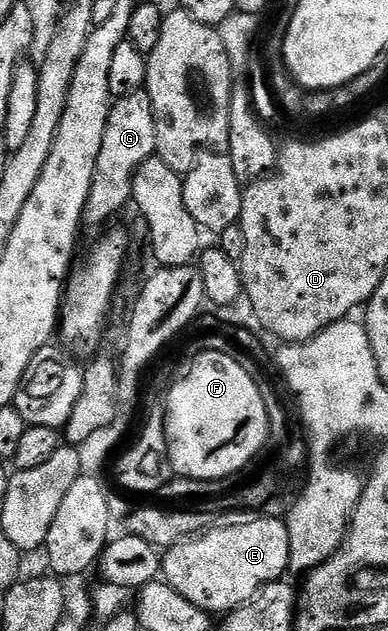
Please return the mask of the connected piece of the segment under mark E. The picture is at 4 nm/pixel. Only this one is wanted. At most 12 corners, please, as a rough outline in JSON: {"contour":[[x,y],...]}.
{"contour":[[283,519],[193,536],[162,556],[162,579],[227,614],[288,572]]}

